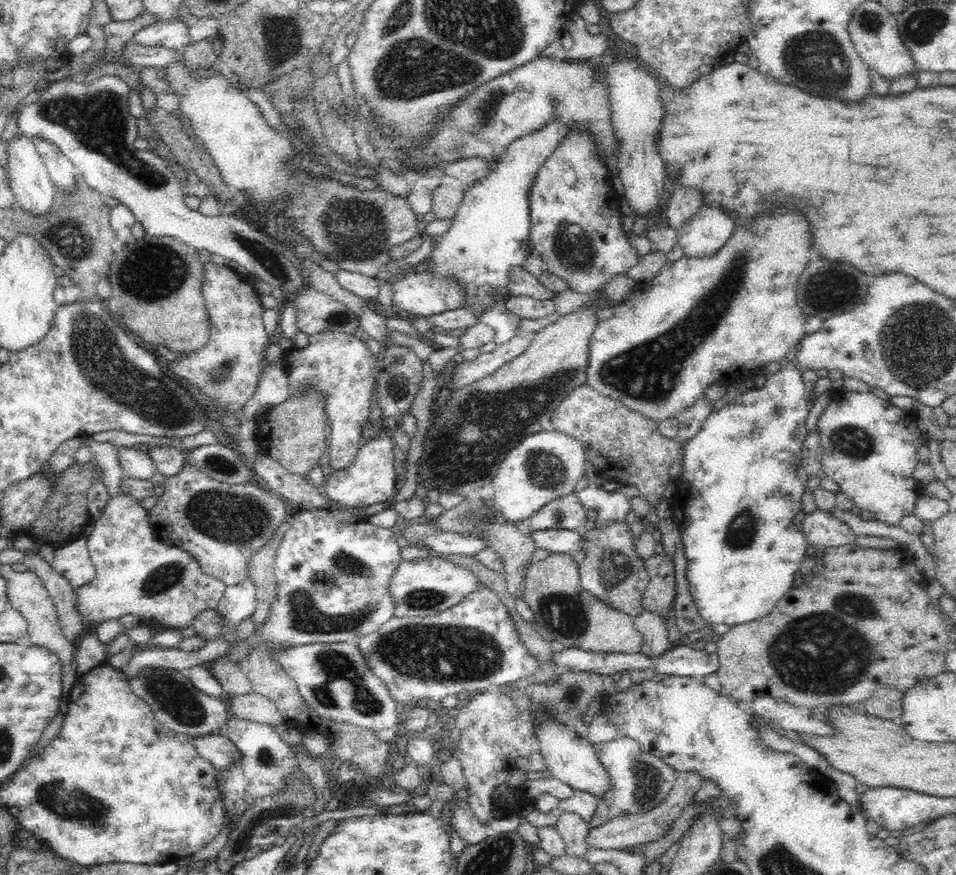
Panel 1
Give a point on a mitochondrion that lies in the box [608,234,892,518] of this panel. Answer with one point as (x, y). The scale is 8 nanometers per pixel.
(834, 289)

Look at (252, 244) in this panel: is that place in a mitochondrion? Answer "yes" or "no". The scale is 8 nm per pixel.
yes

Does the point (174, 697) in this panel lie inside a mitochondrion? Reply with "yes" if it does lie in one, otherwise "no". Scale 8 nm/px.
yes

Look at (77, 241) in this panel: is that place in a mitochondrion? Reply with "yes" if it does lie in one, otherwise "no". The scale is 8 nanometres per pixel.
yes

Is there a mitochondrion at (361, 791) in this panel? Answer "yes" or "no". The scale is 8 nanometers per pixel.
no

